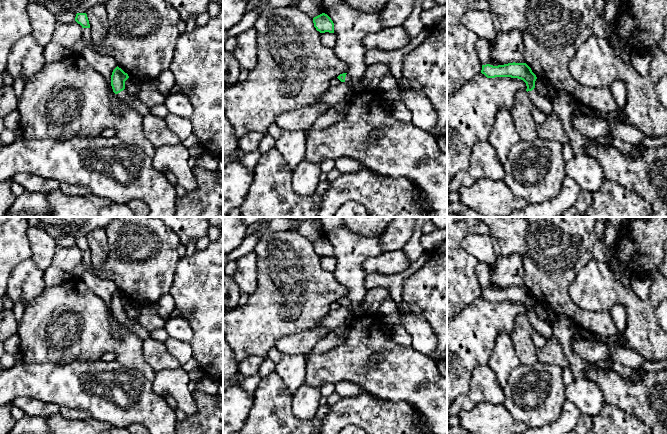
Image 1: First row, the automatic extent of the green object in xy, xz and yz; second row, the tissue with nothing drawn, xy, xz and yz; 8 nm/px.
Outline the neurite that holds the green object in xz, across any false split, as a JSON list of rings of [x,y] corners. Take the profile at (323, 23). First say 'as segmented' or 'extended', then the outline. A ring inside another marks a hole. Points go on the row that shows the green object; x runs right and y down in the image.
as segmented | [[[322,13],[316,17],[313,18],[314,27],[317,31],[320,33],[334,33],[334,23],[331,20],[331,18],[325,14]]]

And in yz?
extended | [[[508,63],[504,65],[493,66],[490,64],[482,65],[481,73],[487,78],[511,77],[523,80],[526,83],[528,96],[534,107],[542,110],[546,116],[552,111],[551,98],[541,96],[535,89],[536,75],[526,63]]]

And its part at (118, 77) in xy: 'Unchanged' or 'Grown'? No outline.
Grown

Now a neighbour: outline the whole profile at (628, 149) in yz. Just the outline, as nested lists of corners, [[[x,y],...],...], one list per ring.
[[[612,136],[610,137],[610,142],[615,148],[619,149],[622,153],[629,157],[636,157],[638,155],[637,148],[628,142]]]

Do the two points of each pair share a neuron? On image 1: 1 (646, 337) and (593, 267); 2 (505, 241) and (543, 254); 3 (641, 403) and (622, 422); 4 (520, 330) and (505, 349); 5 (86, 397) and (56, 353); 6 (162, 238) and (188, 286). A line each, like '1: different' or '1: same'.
1: same
2: same
3: different
4: different
5: different
6: different

